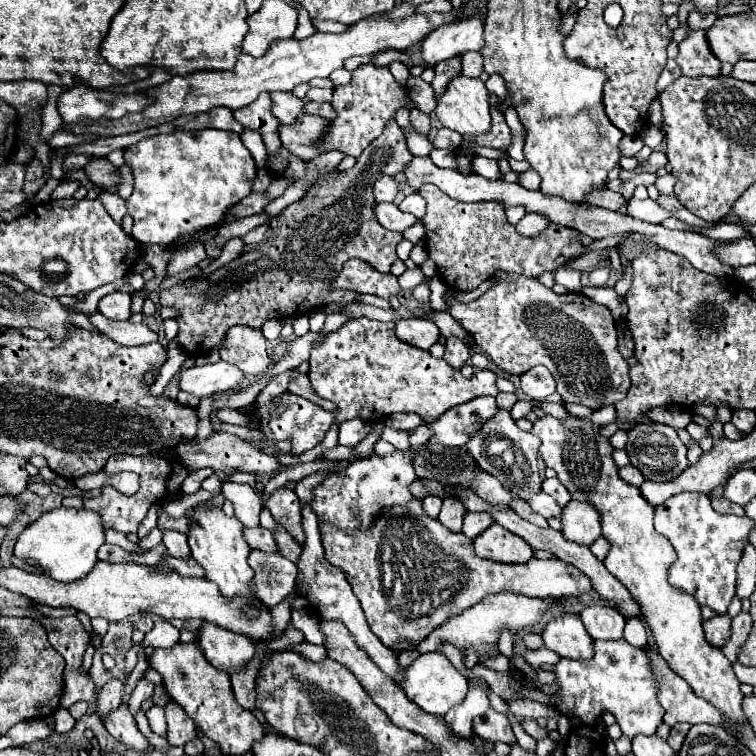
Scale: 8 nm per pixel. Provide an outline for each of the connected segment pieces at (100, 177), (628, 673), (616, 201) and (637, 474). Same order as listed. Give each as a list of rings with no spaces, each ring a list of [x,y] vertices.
[[[92,158],[84,166],[84,172],[86,172],[88,180],[92,180],[94,184],[106,188],[108,192],[116,192],[116,184],[120,182],[120,174],[118,174],[118,168],[114,168],[106,158]]]
[[[620,638],[620,640],[594,640],[594,658],[590,658],[590,660],[560,658],[560,662],[554,666],[554,674],[556,674],[558,690],[556,690],[556,694],[552,694],[554,702],[550,706],[568,718],[580,718],[582,724],[592,726],[592,724],[596,724],[596,720],[604,712],[610,712],[616,716],[618,726],[622,728],[624,736],[628,736],[630,740],[638,734],[652,736],[662,722],[664,714],[662,714],[662,706],[658,704],[658,698],[656,698],[656,686],[654,686],[652,674],[648,670],[648,656],[642,648],[630,646],[624,638]]]
[[[612,190],[594,191],[586,195],[586,202],[590,205],[608,208],[608,210],[618,210],[624,206],[624,198],[618,192]]]
[[[628,464],[628,466],[620,468],[620,472],[618,472],[618,474],[620,474],[620,478],[622,478],[622,480],[626,480],[628,484],[638,486],[638,488],[640,488],[640,486],[642,486],[642,482],[646,480],[646,478],[644,478],[644,474],[642,474],[638,468],[634,468],[632,464]]]

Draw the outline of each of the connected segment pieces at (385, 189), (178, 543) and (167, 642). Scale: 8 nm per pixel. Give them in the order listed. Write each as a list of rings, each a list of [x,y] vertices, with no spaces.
[[[384,176],[374,184],[376,202],[392,202],[396,198],[396,194],[398,194],[398,186],[390,176]]]
[[[164,530],[164,544],[168,548],[168,554],[174,558],[190,558],[192,556],[186,534]]]
[[[158,620],[154,628],[146,634],[142,644],[152,648],[172,648],[178,642],[180,642],[180,630],[174,628],[168,620]]]

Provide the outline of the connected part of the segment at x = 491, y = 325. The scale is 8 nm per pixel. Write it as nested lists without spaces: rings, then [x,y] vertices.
[[[496,272],[492,276],[496,282],[474,302],[468,304],[456,304],[454,300],[448,300],[452,304],[450,314],[454,320],[474,338],[478,348],[506,374],[520,376],[526,370],[534,368],[536,364],[542,364],[550,370],[550,374],[556,380],[556,392],[562,396],[562,402],[576,402],[584,404],[588,408],[602,408],[608,404],[616,404],[622,398],[626,398],[630,388],[630,366],[618,352],[618,336],[616,336],[616,324],[612,318],[612,312],[586,298],[584,294],[568,292],[568,294],[556,294],[550,288],[542,286],[538,278],[528,278],[522,274],[510,274],[510,272]]]

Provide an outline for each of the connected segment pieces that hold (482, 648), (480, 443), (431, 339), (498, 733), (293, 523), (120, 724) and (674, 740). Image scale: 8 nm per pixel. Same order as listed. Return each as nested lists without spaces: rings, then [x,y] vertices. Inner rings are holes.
[[[490,594],[486,598],[482,598],[482,602],[478,602],[476,606],[464,610],[462,614],[450,618],[448,622],[444,622],[438,630],[434,630],[434,634],[430,634],[430,638],[426,638],[426,642],[422,642],[422,646],[416,646],[416,650],[422,652],[434,652],[438,648],[440,642],[452,642],[456,648],[468,648],[474,646],[480,652],[478,660],[486,660],[490,656],[496,656],[492,652],[492,646],[498,644],[498,634],[500,628],[506,626],[510,630],[514,630],[514,634],[518,630],[524,630],[526,626],[532,626],[540,620],[542,612],[546,612],[552,606],[552,600],[538,600],[538,598],[522,598],[518,594]]]
[[[500,408],[488,422],[484,422],[484,426],[470,438],[466,446],[470,448],[470,454],[474,456],[482,470],[500,478],[500,482],[506,484],[506,488],[512,488],[518,496],[528,498],[530,494],[542,488],[536,464],[540,442],[532,432],[524,432],[516,426],[516,420],[510,416],[510,410]]]
[[[410,318],[410,320],[400,320],[396,322],[396,336],[402,342],[408,342],[416,348],[430,350],[432,344],[438,342],[440,330],[432,320],[424,318]]]
[[[488,710],[486,714],[474,718],[474,732],[490,742],[504,742],[514,746],[516,744],[516,736],[512,732],[512,726],[506,718],[506,714],[498,714],[496,710]]]
[[[280,486],[276,488],[268,502],[266,502],[266,508],[272,512],[274,520],[282,522],[282,526],[286,526],[286,530],[292,530],[294,538],[298,538],[298,542],[302,544],[304,542],[304,530],[302,530],[302,516],[300,516],[300,500],[296,496],[294,490],[286,488],[286,486]]]
[[[120,706],[118,710],[110,712],[104,720],[106,730],[118,740],[122,742],[126,748],[136,750],[136,752],[144,752],[150,748],[150,742],[146,740],[146,736],[138,730],[134,716],[128,712],[126,706]]]
[[[678,724],[678,726],[672,726],[672,728],[670,728],[668,744],[674,748],[674,752],[680,750],[680,746],[682,746],[682,742],[684,742],[684,736],[686,736],[688,728],[690,728],[688,724]]]

